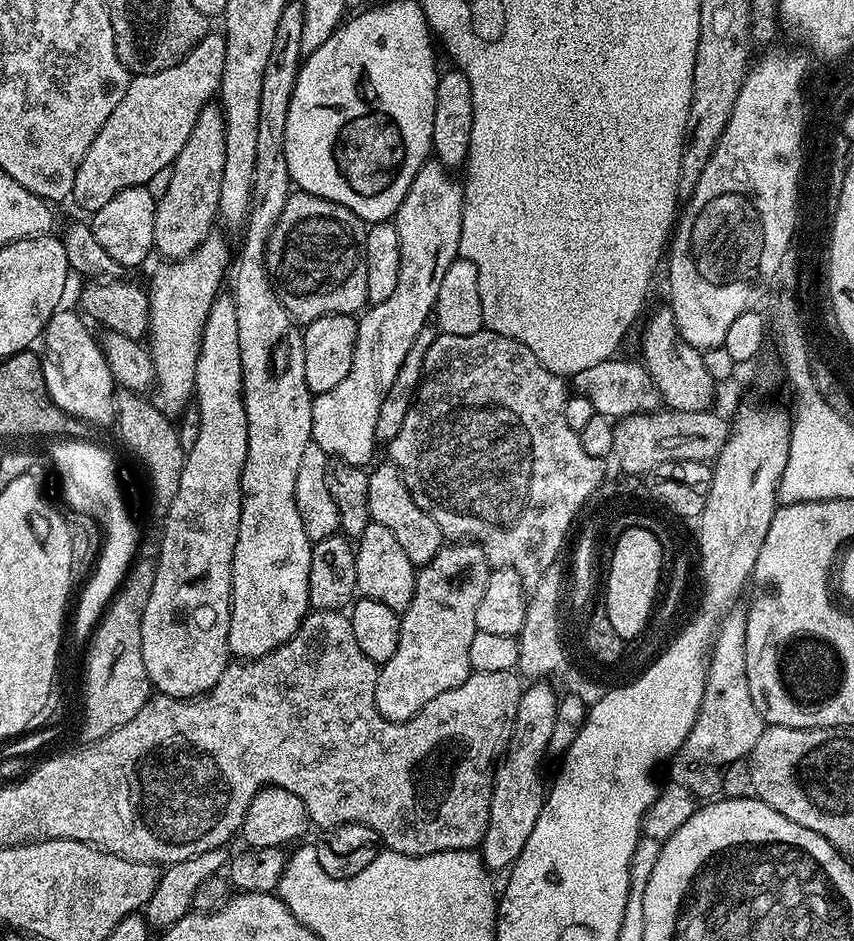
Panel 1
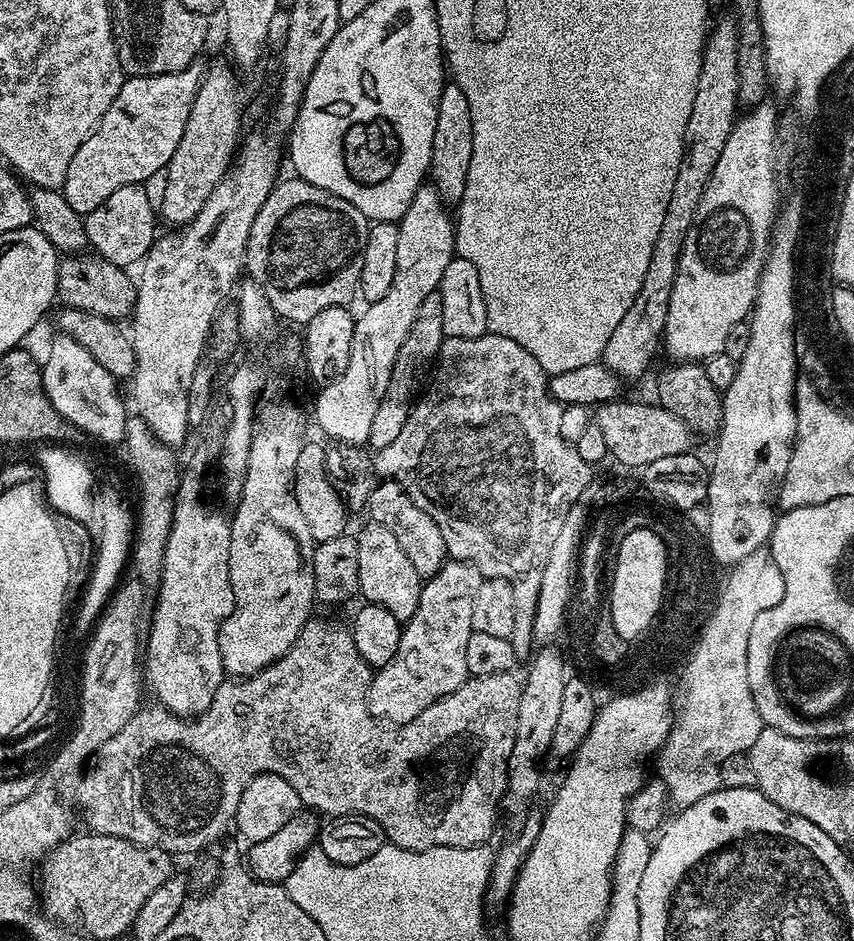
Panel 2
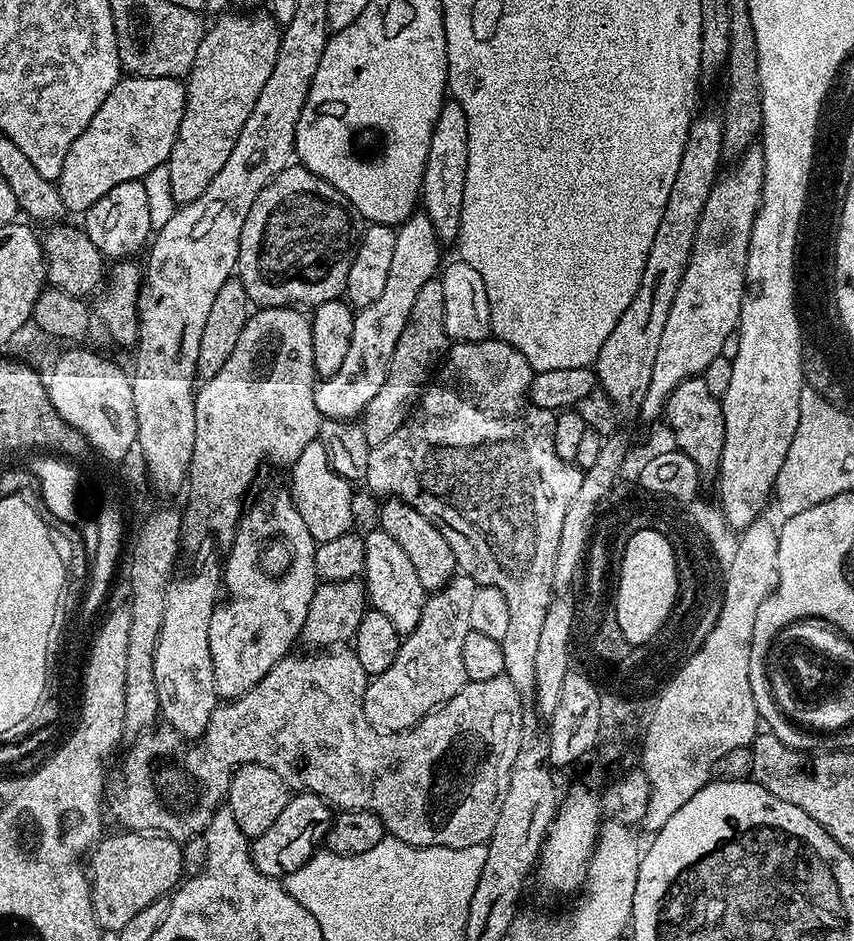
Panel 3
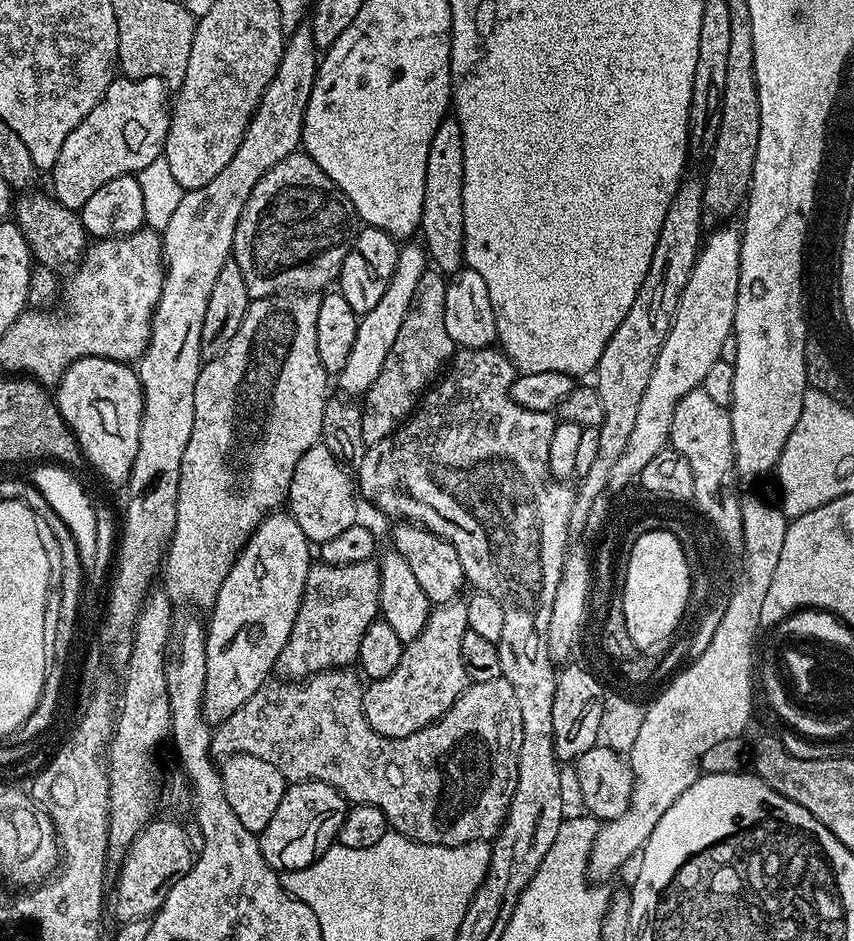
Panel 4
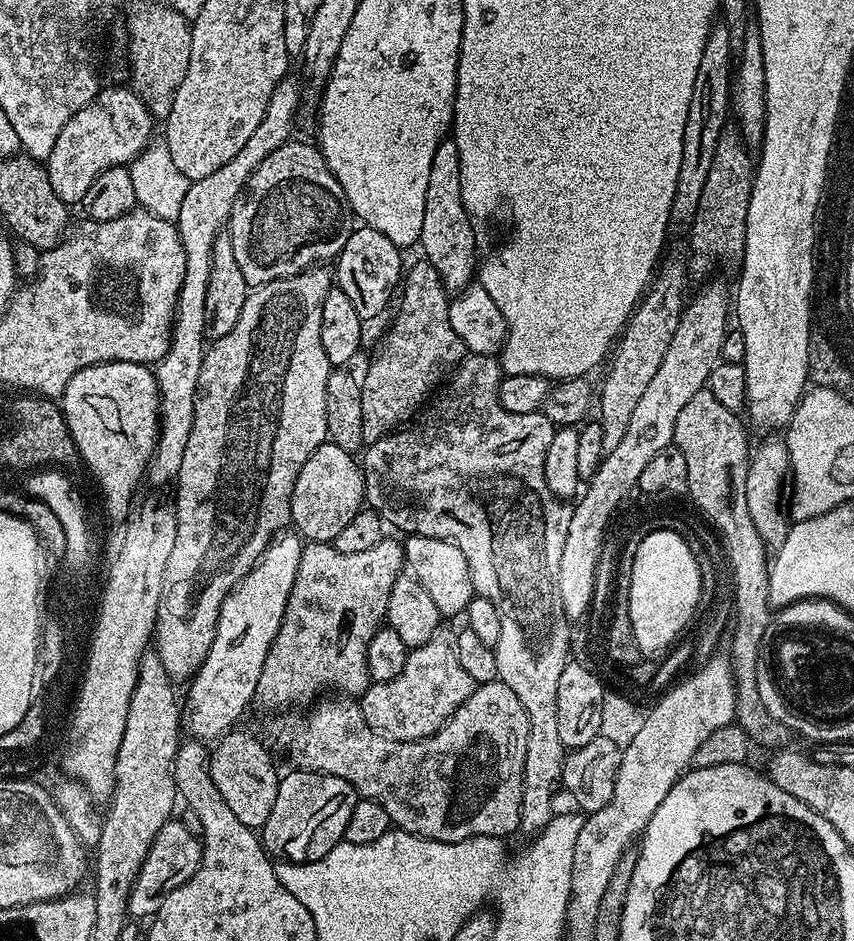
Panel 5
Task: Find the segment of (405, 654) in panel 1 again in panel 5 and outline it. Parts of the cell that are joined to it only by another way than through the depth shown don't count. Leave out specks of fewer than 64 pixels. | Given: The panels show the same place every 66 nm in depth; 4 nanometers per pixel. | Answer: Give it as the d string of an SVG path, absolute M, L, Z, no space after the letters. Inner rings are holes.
M444 635L432 636L430 642L411 649L406 658L406 666L402 666L402 674L390 678L390 682L369 683L358 703L362 710L362 718L366 718L366 726L370 726L370 730L382 734L382 738L402 742L414 742L427 736L435 736L436 731L452 717L454 710L458 710L458 706L462 706L462 702L470 698L477 684L474 678L470 678L470 674L466 674L466 670L462 670L453 637Z

